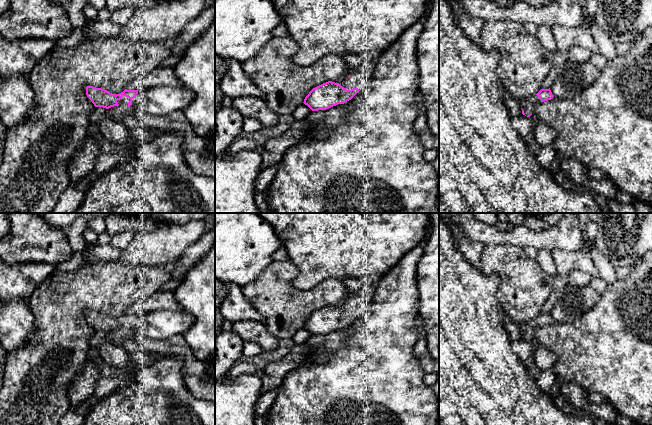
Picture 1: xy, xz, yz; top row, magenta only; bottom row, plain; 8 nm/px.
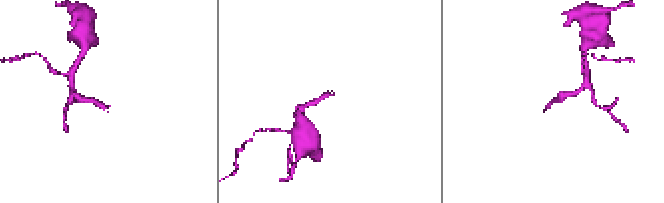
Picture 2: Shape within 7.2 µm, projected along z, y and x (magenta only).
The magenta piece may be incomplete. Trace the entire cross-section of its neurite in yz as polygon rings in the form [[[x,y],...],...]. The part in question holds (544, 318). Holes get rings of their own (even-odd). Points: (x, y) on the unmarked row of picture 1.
[[[541,313],[535,320],[527,323],[522,327],[522,338],[530,341],[534,336],[536,336],[537,331],[547,324],[553,322],[553,318],[549,313]]]

